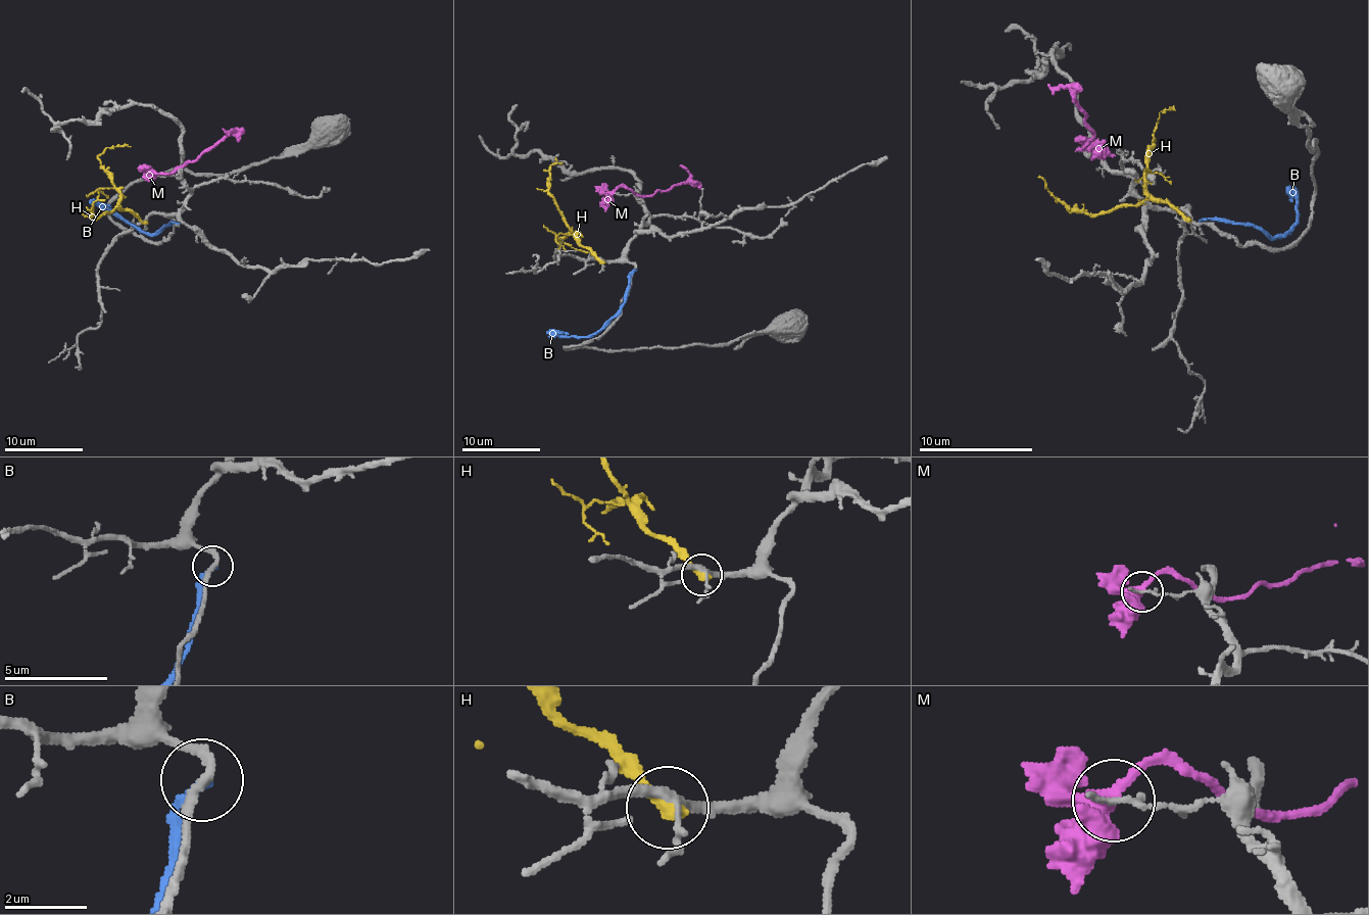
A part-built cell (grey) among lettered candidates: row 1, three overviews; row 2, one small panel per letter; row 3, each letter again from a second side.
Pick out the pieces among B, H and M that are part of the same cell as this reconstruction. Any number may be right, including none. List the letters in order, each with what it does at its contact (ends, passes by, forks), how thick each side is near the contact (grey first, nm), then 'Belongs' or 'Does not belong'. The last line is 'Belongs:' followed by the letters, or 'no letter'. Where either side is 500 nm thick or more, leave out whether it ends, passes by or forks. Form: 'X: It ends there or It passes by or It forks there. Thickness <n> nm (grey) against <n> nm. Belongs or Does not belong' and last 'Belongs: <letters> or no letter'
B: It ends there. Thickness 200 nm (grey) against 190 nm. Does not belong
H: It ends there. Thickness 240 nm (grey) against 360 nm. Does not belong
M: It forks there. Thickness 170 nm (grey) against 360 nm. Does not belong
Belongs: no letter

